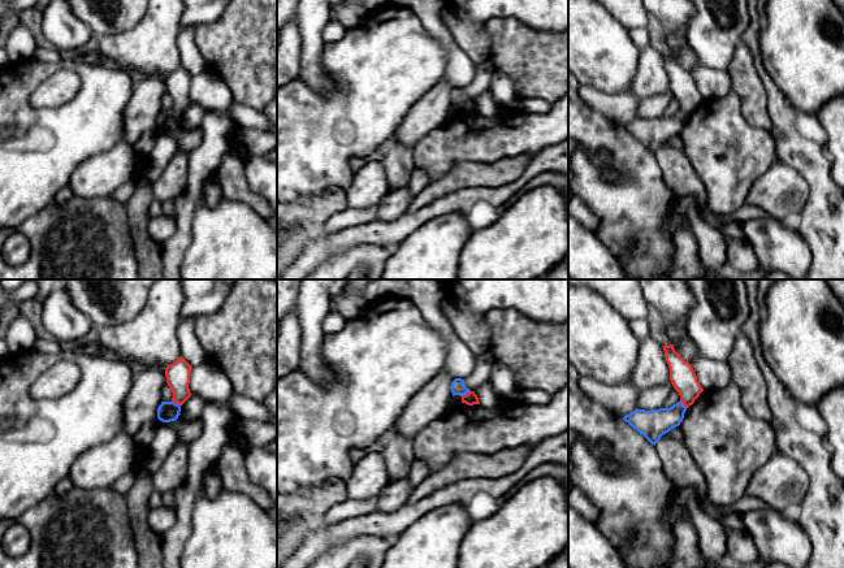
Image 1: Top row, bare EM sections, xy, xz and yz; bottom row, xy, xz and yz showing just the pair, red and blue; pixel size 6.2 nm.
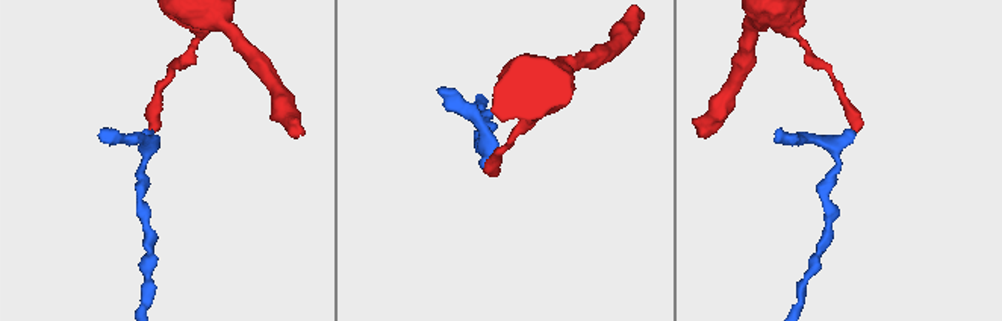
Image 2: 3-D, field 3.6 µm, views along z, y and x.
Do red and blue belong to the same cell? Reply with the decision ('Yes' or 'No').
No

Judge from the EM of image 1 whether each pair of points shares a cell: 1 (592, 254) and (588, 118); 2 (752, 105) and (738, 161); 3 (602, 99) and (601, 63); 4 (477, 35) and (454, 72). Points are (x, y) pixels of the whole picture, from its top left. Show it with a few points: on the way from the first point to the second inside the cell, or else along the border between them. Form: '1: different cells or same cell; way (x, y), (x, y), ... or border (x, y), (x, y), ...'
1: different cells; border (594, 232), (614, 255)
2: different cells; border (735, 94), (741, 115), (769, 130)
3: different cells; border (581, 85), (592, 85), (609, 92), (631, 94)
4: different cells; border (448, 29), (455, 44), (475, 64)

